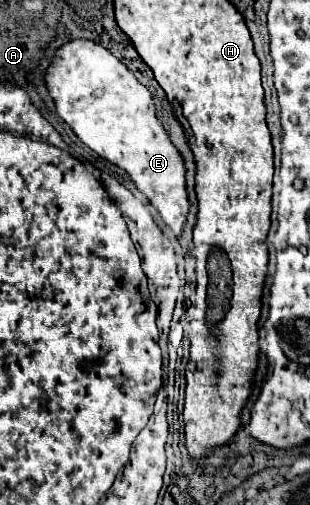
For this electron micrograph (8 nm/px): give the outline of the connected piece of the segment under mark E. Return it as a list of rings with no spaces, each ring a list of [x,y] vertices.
[[[71,40],[57,50],[57,58],[47,70],[47,88],[57,104],[57,114],[73,128],[79,140],[101,158],[123,168],[137,190],[157,208],[173,234],[181,236],[191,206],[185,184],[185,162],[171,138],[167,138],[147,86],[101,44]]]

